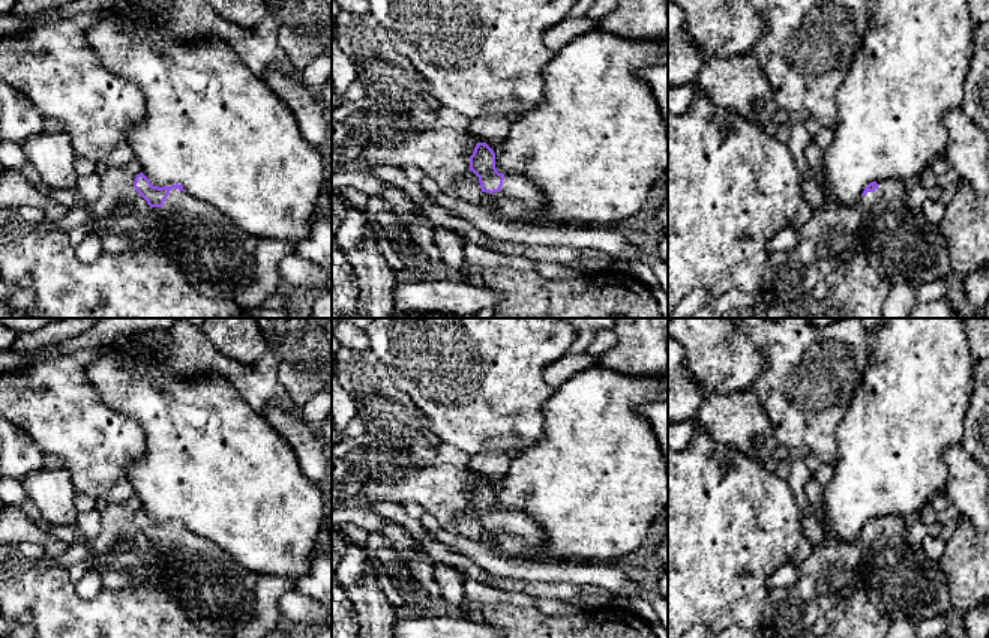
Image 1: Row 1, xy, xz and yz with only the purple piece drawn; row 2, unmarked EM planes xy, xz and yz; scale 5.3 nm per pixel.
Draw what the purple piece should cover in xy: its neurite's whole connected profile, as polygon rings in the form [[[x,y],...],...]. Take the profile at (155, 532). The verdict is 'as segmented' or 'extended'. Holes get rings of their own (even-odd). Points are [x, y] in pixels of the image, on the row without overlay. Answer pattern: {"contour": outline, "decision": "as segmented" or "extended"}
{"contour": [[[140,509],[134,524],[165,557],[162,587],[197,627],[207,633],[234,635],[246,624],[261,575],[213,542],[189,531],[179,519],[153,522]]], "decision": "extended"}

